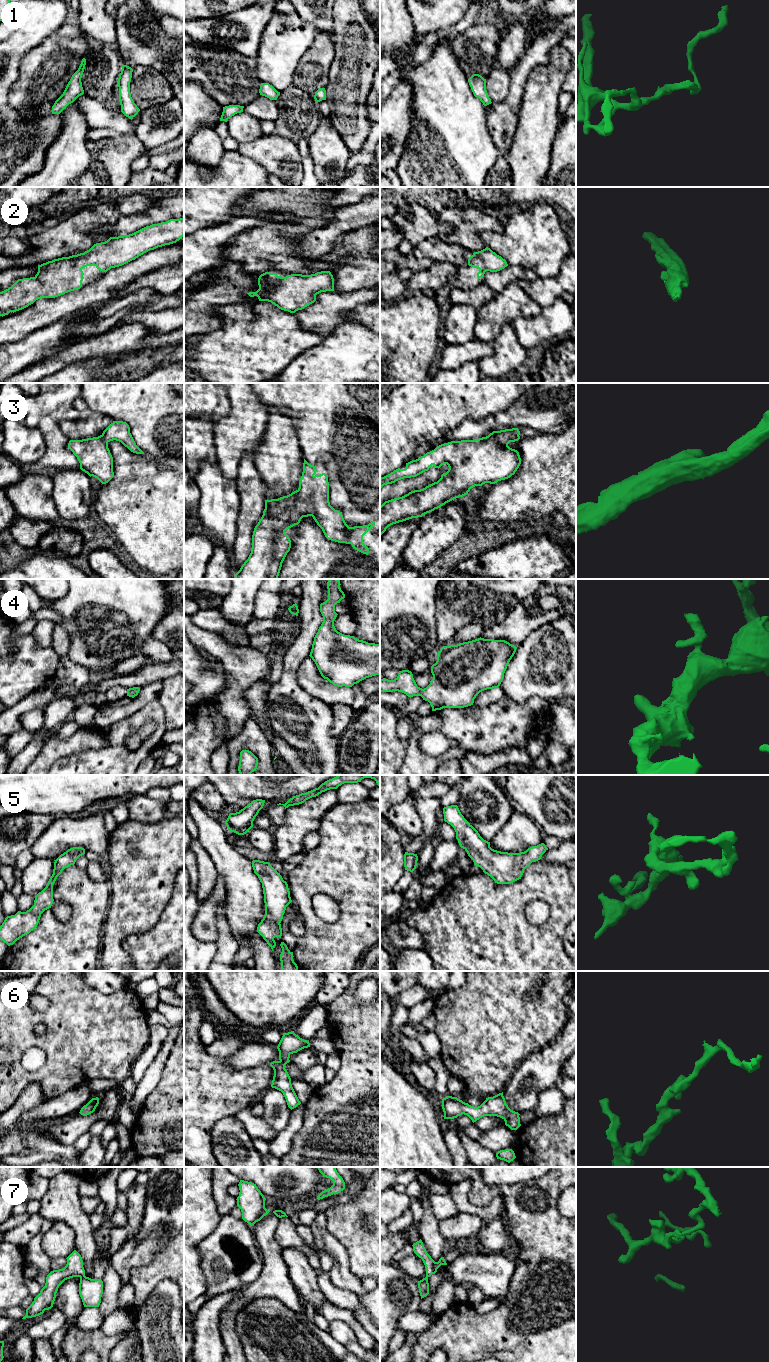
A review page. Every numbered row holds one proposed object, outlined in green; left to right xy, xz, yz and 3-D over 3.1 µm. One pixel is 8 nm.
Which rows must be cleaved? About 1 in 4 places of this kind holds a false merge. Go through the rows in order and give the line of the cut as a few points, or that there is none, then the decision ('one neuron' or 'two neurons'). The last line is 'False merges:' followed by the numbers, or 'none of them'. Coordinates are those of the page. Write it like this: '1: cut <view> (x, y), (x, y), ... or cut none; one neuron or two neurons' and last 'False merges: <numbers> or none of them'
1: cut none; one neuron
2: cut none; one neuron
3: cut none; one neuron
4: cut none; one neuron
5: cut none; one neuron
6: cut none; one neuron
7: cut xy (84, 1275), (80, 1278); two neurons
False merges: 7

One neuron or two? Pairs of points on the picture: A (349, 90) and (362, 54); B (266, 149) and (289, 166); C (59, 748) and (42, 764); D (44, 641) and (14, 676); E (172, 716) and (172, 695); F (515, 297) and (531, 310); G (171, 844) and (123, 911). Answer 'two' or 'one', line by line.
A: one
B: one
C: one
D: two
E: one
F: one
G: one

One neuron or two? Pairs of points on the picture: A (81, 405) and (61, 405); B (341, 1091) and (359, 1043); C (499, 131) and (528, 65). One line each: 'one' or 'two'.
A: two
B: one
C: one

